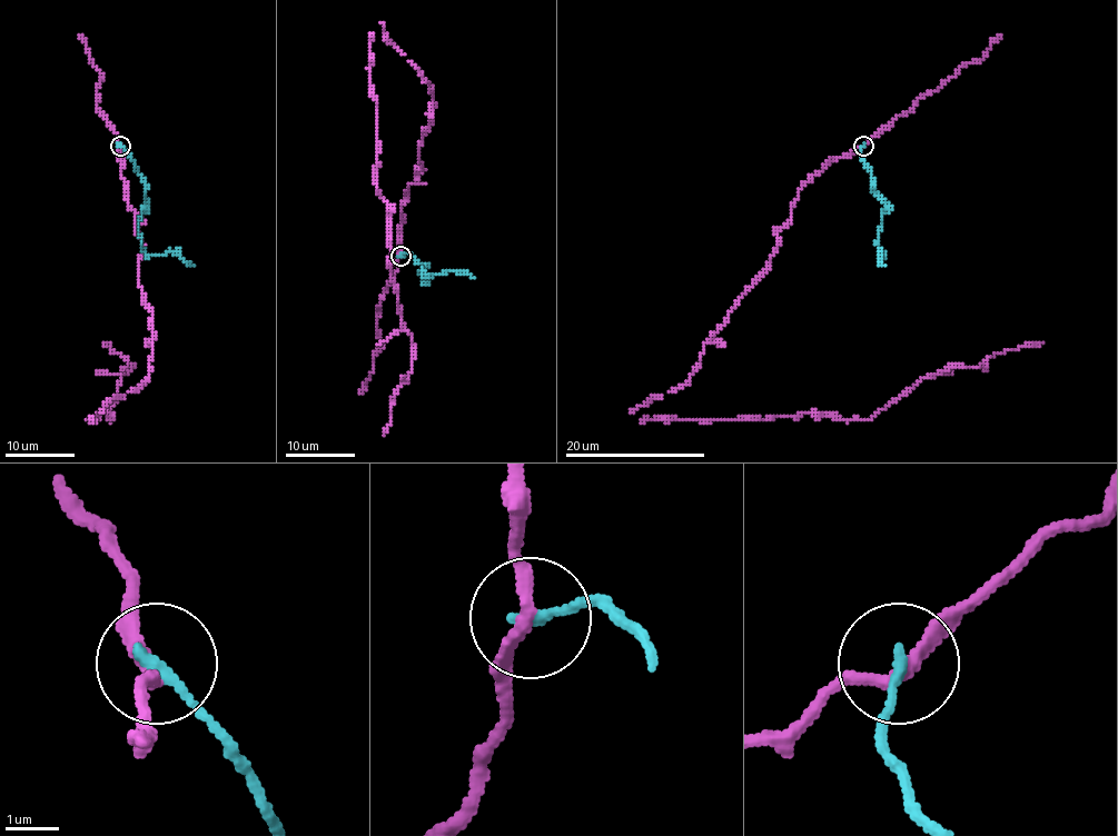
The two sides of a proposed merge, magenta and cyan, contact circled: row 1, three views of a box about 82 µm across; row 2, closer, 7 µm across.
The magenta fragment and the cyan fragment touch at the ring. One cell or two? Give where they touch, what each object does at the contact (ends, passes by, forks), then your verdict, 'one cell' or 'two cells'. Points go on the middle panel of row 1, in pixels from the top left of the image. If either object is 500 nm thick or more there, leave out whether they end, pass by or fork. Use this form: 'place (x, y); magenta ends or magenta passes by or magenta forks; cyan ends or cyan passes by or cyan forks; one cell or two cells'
place (401, 256); magenta passes by; cyan ends; two cells

